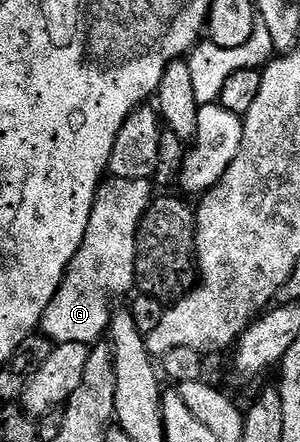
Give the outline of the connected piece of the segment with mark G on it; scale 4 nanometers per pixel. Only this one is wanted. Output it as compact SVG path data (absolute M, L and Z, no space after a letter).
M108 178L101 183L86 226L86 238L82 238L78 254L74 254L50 306L40 319L39 331L53 345L78 342L92 346L105 339L112 322L112 303L136 288L136 235L153 199L152 180Z

